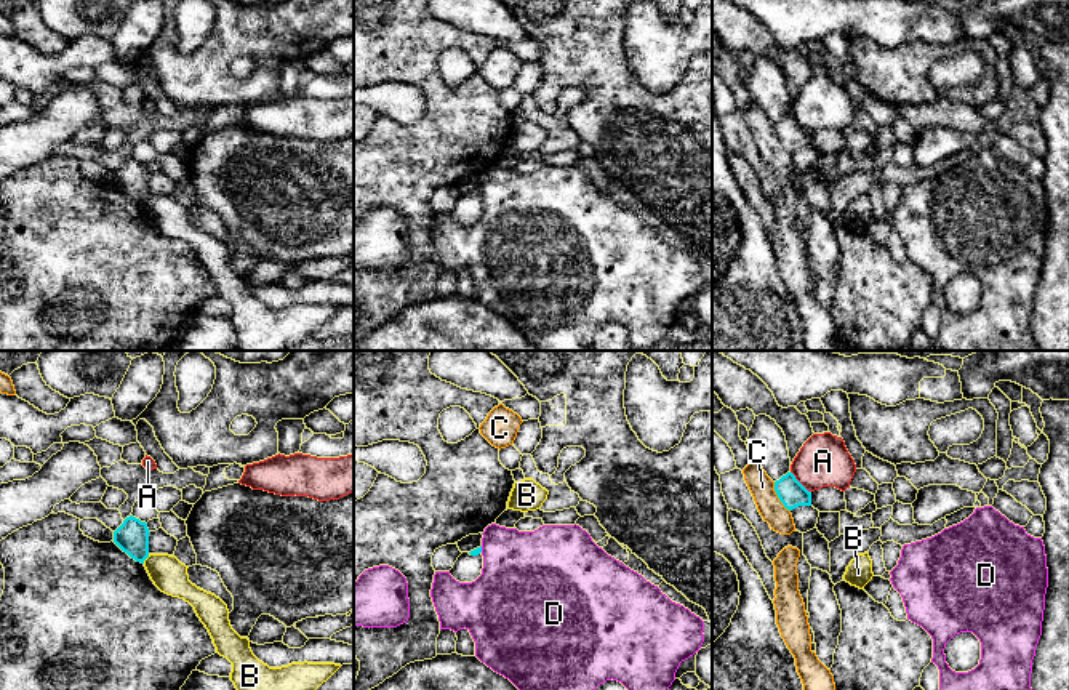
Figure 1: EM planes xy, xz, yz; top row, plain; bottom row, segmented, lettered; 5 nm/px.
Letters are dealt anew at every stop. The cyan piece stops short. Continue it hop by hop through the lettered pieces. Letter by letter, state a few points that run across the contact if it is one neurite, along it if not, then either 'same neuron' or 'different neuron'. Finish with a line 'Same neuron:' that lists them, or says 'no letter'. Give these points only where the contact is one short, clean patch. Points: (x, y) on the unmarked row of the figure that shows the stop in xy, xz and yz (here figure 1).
A: line yz (791, 112), (810, 133); different neuron
B: line xy (149, 196), (143, 204); different neuron
C: different neuron
D: line xz (480, 188), (482, 192); different neuron
Same neuron: no letter

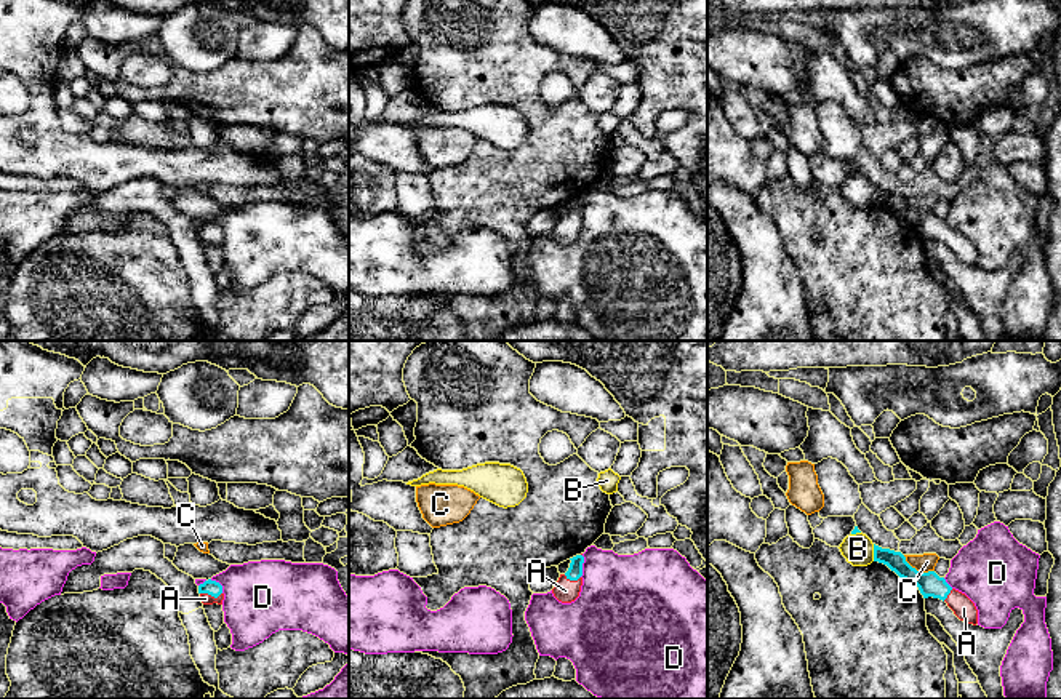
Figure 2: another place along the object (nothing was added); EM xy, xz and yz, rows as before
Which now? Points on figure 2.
A: line xy (212, 229), (212, 237), (205, 240); same neuron
B: line yz (872, 186), (874, 202); different neuron
C: different neuron
D: line xz (583, 197), (583, 215), (580, 218); different neuron
Same neuron: A

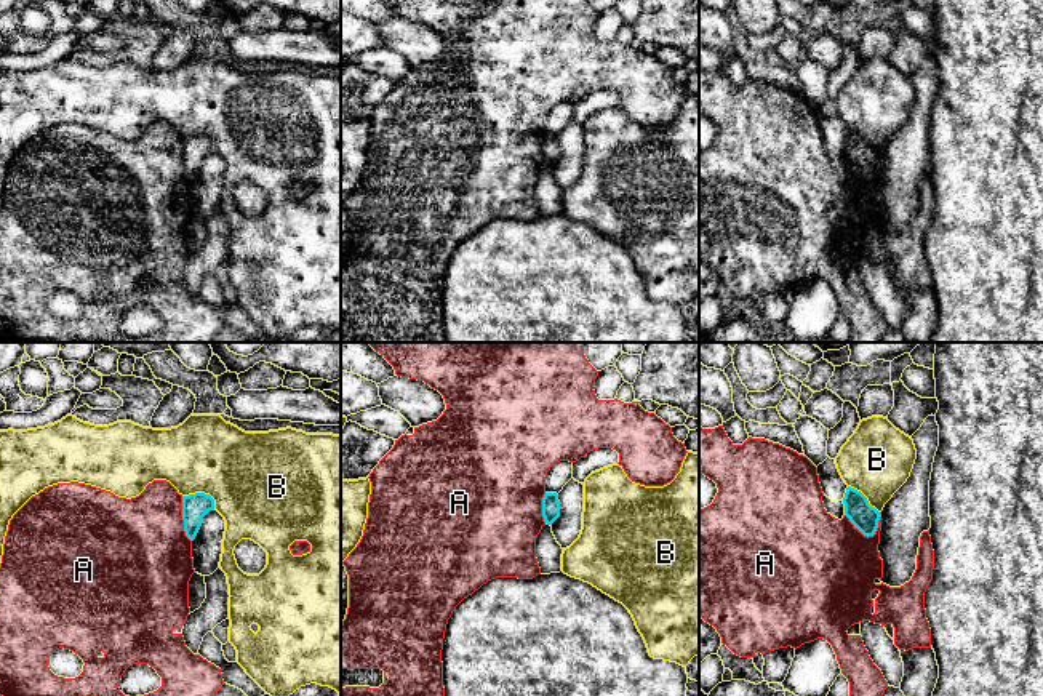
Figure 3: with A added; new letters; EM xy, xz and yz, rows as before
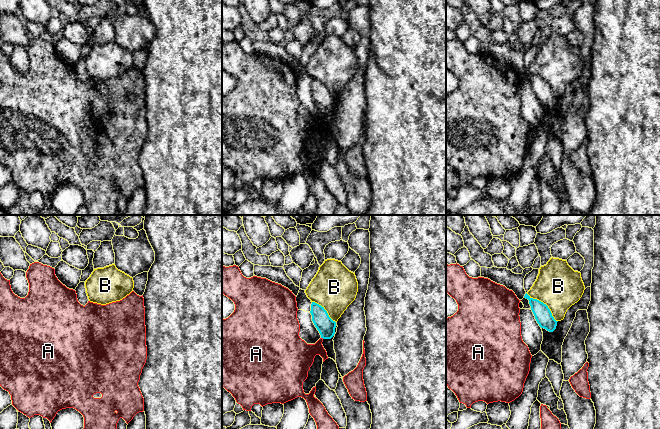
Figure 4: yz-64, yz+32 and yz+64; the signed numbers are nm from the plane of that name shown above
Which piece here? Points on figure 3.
A: line yz (845, 156), (867, 178), (879, 168); different neuron
B: line xy (183, 136), (207, 135), (213, 141), (215, 151); different neuron
Same neuron: no letter

